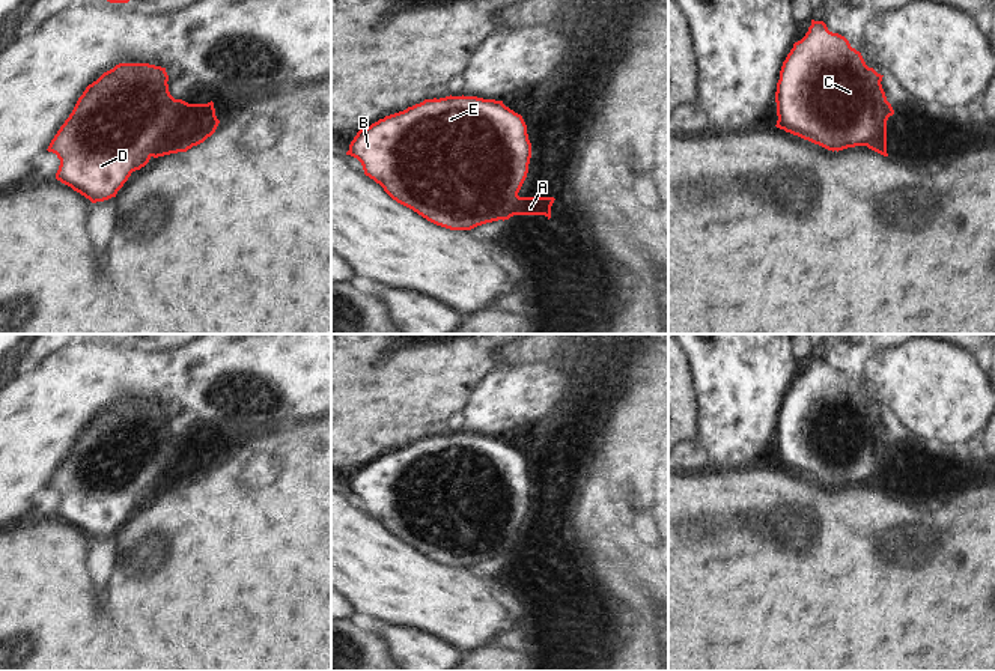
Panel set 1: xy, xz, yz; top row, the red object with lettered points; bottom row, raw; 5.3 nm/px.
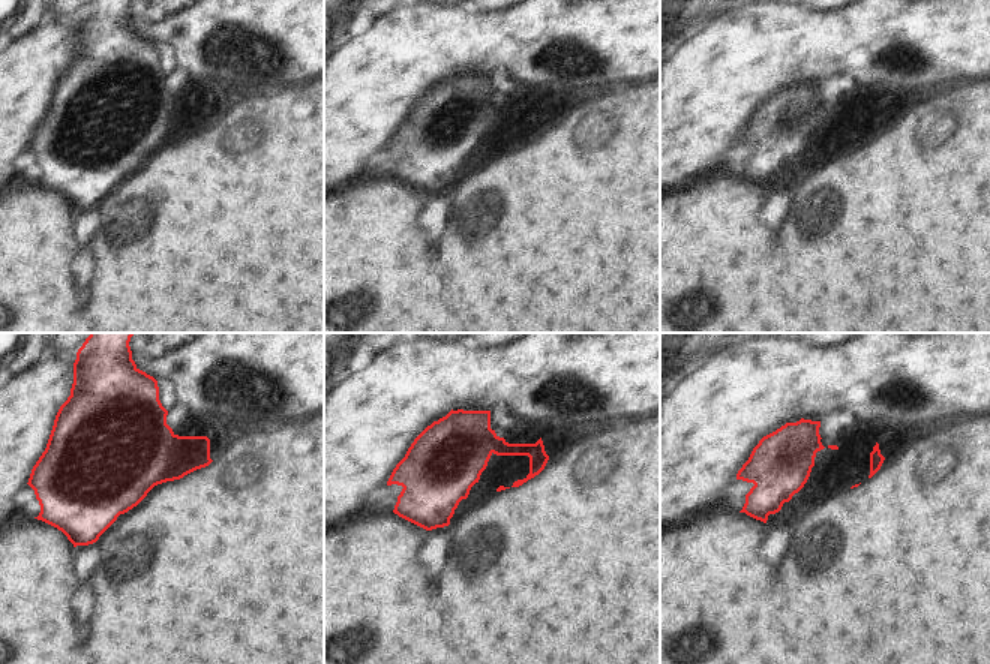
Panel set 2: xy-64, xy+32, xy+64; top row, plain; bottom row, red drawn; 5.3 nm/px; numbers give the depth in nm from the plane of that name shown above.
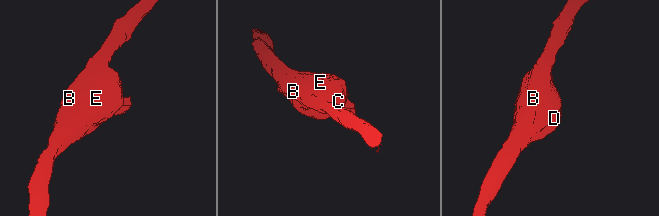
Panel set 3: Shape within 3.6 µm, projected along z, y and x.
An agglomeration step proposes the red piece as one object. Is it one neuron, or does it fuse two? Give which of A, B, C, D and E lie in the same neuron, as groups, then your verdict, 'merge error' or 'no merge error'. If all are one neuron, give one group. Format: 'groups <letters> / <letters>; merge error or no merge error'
groups A B C D E; no merge error

